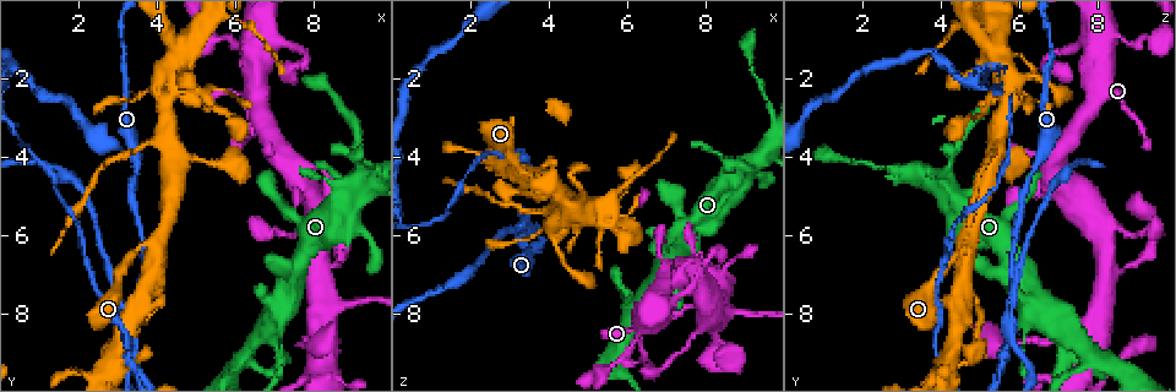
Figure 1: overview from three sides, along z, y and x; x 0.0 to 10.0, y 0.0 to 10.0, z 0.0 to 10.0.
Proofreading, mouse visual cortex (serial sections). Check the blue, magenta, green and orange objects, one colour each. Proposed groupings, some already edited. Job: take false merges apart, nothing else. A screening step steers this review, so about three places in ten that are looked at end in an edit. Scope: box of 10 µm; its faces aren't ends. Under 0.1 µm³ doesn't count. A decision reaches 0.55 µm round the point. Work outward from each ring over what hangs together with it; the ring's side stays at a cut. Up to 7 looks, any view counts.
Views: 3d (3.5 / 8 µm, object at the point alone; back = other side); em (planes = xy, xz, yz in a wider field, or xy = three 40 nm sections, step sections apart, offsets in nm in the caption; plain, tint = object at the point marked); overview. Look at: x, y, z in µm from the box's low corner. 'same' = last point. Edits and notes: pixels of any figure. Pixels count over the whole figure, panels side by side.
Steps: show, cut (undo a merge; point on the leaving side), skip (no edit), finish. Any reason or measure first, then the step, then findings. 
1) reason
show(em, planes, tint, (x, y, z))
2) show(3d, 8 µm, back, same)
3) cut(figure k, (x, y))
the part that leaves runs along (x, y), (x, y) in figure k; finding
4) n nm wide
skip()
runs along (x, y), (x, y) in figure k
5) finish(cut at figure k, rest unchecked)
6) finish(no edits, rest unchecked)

sharp bend
show(3d, 3.5 µm, (4.70, 1.30, 5.30))

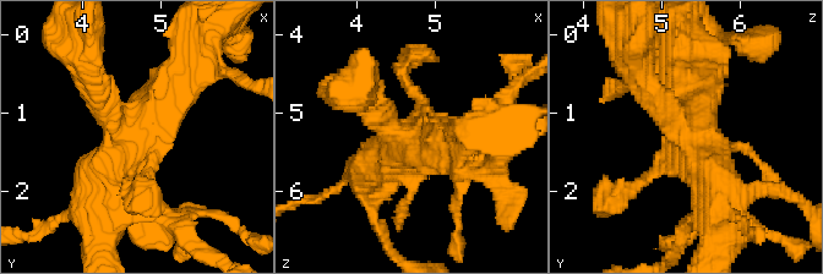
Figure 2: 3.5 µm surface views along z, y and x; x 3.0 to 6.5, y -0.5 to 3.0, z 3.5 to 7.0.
show(em, xy, step 1, tint, (4.60, 1.25, 5.30))

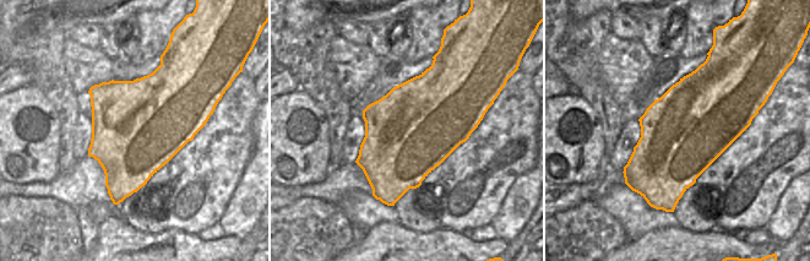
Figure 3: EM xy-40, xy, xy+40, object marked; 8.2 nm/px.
skip()
runs along (131, 206), (120, 146), (187, 70) in figure 2; one cell here

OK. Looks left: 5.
arms part here
show(3d, 3.5 µm, (3.40, 7.90, 5.65))

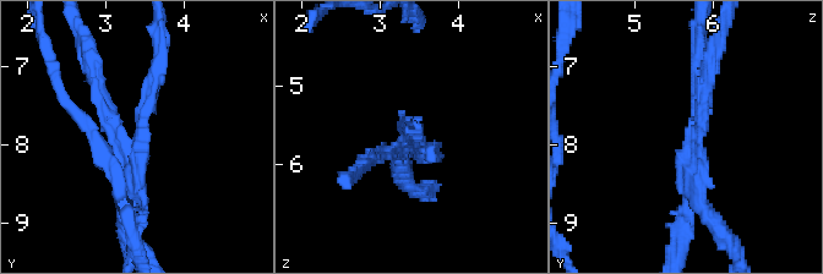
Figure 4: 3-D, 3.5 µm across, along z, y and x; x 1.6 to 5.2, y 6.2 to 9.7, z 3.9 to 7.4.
3 arms; arms of 200, 200, 200 nm; need the tissue
show(em, xy, step 5, plain, (3.40, 7.95, 5.70))

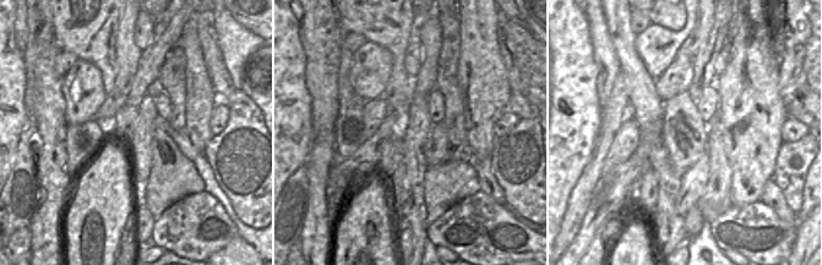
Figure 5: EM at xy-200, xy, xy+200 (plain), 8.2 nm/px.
show(em, xy, step 5, tint, same)

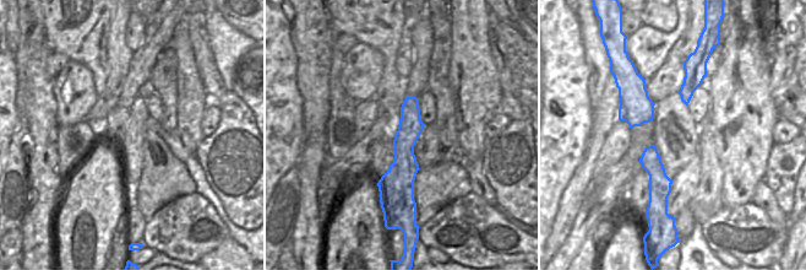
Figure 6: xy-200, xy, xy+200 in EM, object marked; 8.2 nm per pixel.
200 nm wide
cut(figure 4, (718, 234))
the part that leaves runs along (131, 143), (98, 94), (87, 42) in figure 4; a second cell is stuck on

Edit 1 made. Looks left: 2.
two arms in line, one across
show(3d, 3.5 µm, (6.85, 8.30, 6.95))

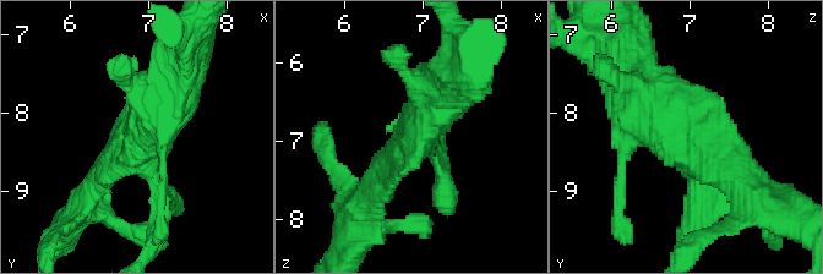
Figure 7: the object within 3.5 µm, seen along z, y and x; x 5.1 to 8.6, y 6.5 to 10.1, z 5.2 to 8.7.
shape alone is not enough
show(em, xy, step 5, tint, (6.90, 8.30, 7.00))

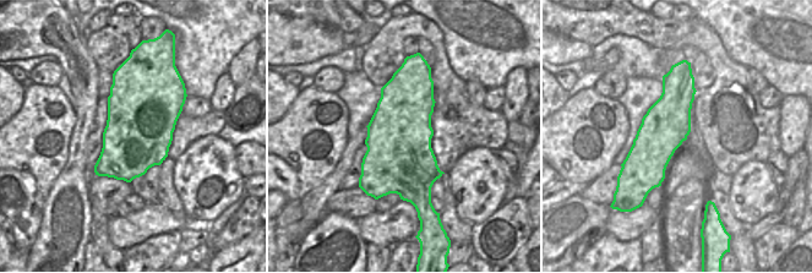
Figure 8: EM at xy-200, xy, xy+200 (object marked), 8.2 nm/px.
skip()
runs along (637, 86), (737, 184) in figure 7; continuous, no second cell

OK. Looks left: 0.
finish(cut at figure 4, rest unchecked)

